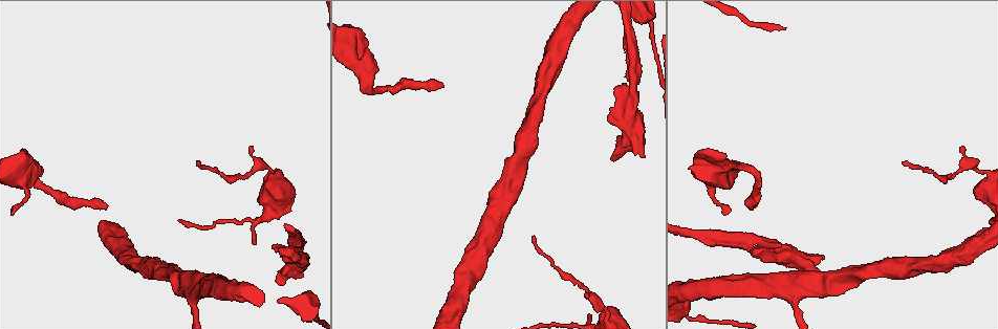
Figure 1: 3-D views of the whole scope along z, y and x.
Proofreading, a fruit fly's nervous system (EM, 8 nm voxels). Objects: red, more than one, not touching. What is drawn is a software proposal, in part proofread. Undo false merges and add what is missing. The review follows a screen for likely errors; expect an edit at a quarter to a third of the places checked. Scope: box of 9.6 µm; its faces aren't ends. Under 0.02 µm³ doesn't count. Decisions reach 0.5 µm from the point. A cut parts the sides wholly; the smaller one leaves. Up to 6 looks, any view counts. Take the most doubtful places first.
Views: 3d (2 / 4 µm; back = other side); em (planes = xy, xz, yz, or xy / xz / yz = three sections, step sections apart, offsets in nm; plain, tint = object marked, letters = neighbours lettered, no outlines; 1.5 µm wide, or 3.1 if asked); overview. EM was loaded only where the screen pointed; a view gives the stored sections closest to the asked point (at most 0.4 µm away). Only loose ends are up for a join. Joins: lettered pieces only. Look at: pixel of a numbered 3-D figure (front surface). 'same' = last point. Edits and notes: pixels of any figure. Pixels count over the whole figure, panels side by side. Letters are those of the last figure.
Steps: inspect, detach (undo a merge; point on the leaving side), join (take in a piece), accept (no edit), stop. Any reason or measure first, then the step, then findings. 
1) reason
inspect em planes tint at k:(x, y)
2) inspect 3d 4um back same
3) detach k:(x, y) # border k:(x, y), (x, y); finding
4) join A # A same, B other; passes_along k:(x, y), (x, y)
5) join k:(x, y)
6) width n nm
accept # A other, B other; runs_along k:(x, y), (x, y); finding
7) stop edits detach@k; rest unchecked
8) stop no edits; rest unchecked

end of a long branch
inspect em xy step 4 tint at 1:(441, 85)

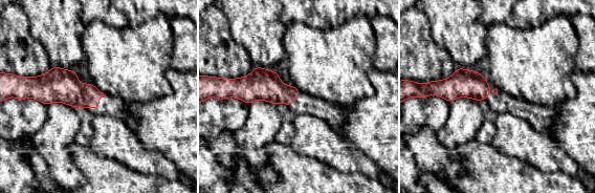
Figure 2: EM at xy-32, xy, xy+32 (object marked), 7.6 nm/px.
another direction
inspect em planes tint same

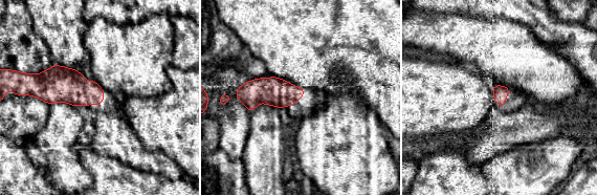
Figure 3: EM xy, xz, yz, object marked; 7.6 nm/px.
see the neighbours
inspect em planes letters same

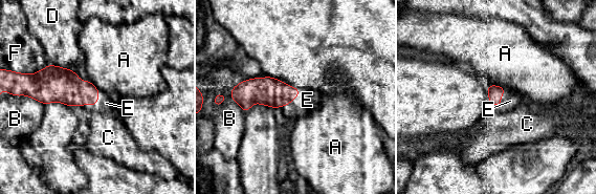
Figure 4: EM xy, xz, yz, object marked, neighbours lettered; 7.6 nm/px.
join E # A other, B other, C other, D other, E same, F other; it goes on there

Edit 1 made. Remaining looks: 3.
inspect overview

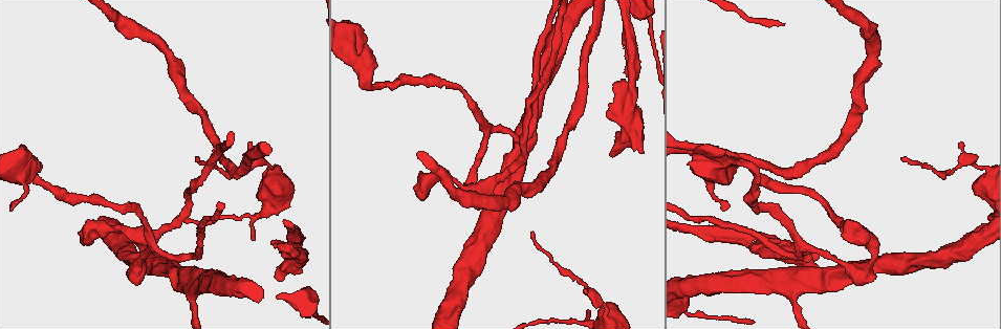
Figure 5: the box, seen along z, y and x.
thick turns thin
inspect em xz step 4 letters at 5:(362, 53)

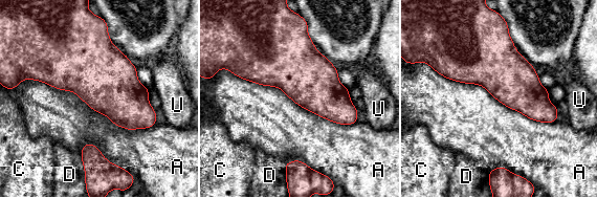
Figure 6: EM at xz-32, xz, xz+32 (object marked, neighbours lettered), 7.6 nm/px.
longest_contact A 1050 nm
accept # A other, C other, D other, U other; border 6:(227, 69), (352, 125); all the same neuron

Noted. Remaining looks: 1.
stop edits join@4; rest unchecked

